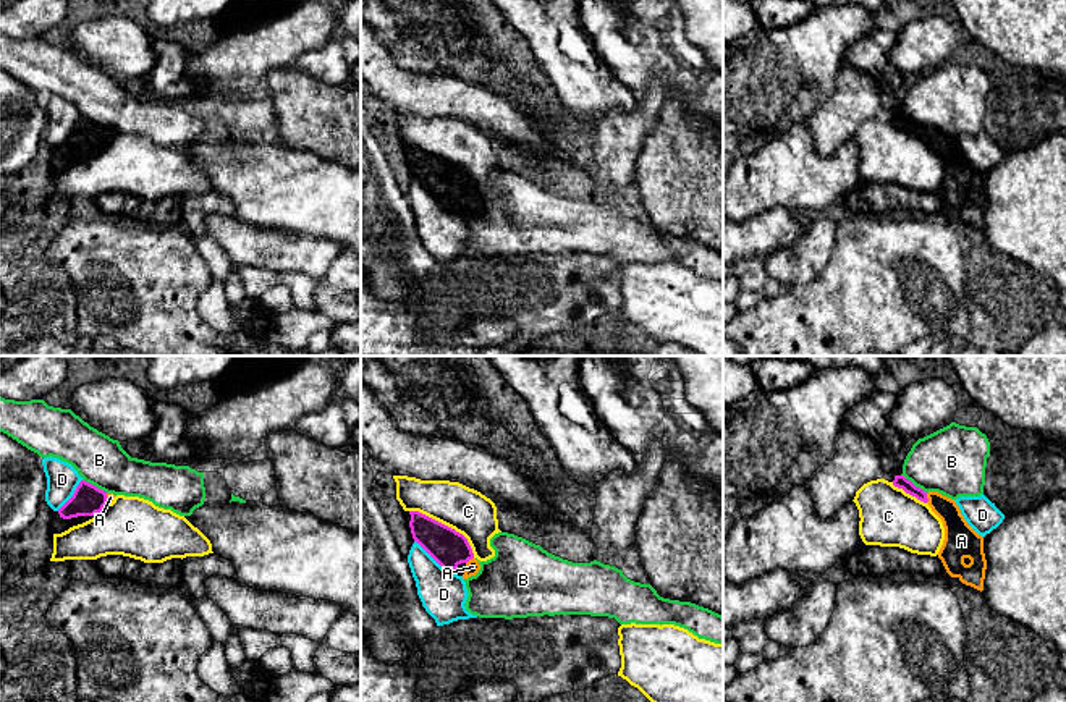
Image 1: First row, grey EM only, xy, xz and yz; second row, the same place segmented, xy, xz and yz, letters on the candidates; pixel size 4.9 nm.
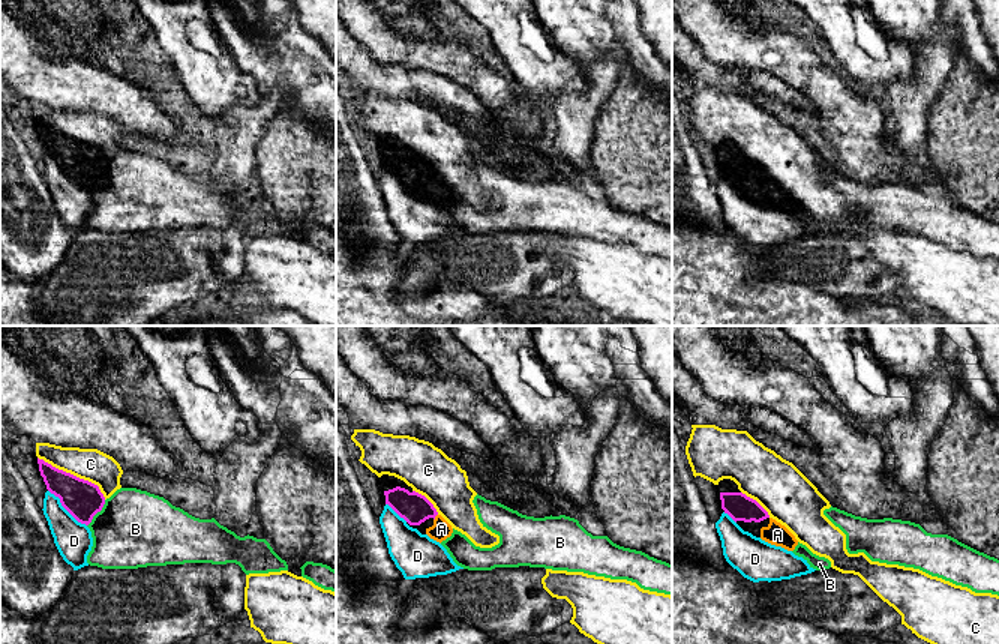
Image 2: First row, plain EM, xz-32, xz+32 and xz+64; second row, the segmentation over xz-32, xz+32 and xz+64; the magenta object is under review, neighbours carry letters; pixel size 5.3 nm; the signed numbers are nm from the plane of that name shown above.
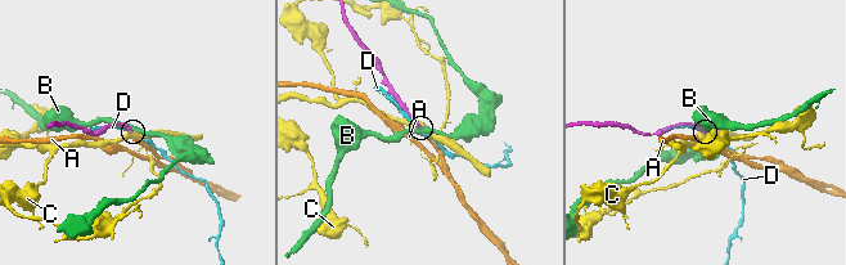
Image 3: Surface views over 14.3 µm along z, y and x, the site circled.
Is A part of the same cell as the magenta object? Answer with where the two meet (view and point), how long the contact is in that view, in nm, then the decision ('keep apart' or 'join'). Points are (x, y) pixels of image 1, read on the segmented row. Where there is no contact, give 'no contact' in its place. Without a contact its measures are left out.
meets magenta in yz at (927, 499); contact 50 nm long; join

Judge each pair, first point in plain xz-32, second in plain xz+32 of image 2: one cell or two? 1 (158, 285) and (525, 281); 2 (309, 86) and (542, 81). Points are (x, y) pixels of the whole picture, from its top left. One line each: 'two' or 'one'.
1: one
2: two

